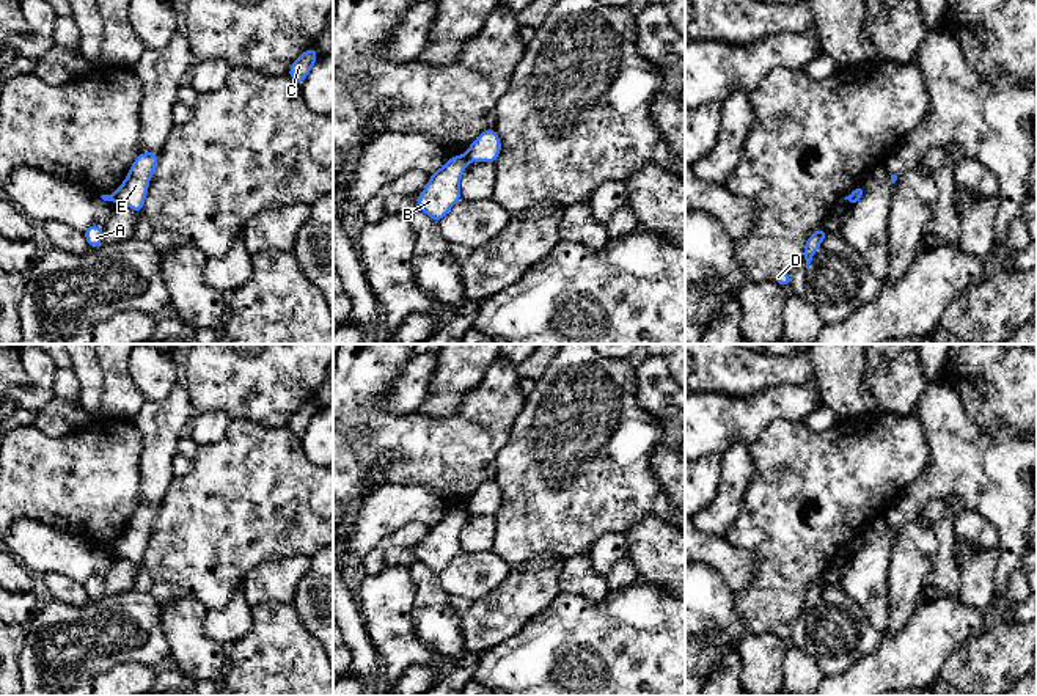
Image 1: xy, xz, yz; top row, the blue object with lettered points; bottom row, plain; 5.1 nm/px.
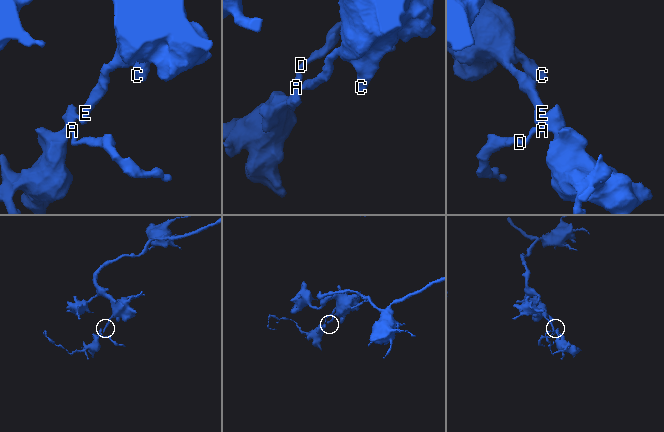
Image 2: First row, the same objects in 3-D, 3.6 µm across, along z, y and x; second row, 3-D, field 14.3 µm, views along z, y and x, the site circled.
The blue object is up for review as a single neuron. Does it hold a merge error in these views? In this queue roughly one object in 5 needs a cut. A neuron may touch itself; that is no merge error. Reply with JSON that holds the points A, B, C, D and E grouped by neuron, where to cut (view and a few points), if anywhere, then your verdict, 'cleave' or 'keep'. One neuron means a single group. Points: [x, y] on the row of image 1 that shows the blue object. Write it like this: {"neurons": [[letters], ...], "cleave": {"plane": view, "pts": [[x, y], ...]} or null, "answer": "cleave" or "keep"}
{"neurons": [["A", "B", "D"], ["C", "E"]], "cleave": {"plane": "xz", "pts": [[464, 156], [469, 161]]}, "answer": "cleave"}

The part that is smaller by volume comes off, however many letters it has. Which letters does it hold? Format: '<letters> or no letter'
A, B, D

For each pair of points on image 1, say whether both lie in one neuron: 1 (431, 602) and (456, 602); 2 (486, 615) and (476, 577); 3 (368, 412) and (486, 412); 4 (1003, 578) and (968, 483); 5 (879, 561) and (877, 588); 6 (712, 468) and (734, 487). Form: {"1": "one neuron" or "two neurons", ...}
{"1": "two neurons", "2": "two neurons", "3": "one neuron", "4": "one neuron", "5": "one neuron", "6": "two neurons"}

